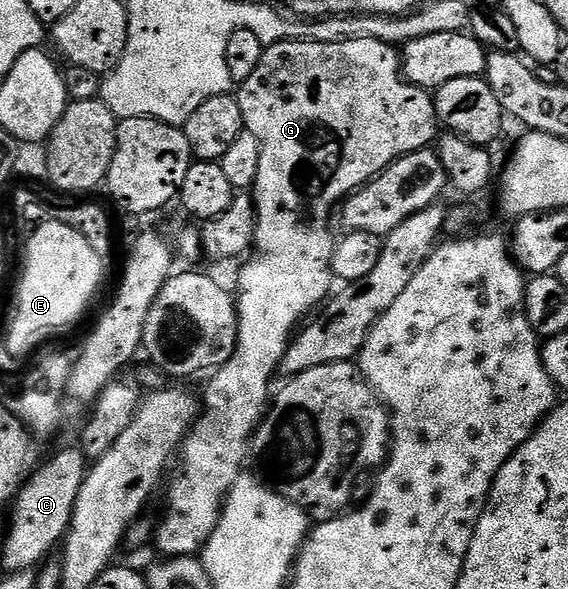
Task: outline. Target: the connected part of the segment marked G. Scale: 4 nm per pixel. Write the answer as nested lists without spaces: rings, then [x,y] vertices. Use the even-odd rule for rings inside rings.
[[[354,38],[350,42],[306,42],[305,40],[281,40],[269,43],[265,47],[262,59],[258,61],[258,67],[254,74],[246,78],[239,85],[238,99],[242,106],[242,118],[244,127],[262,146],[262,159],[258,162],[258,178],[254,185],[254,203],[256,206],[256,243],[251,253],[248,265],[240,272],[240,296],[238,292],[238,338],[234,354],[225,364],[211,373],[208,385],[204,388],[204,400],[202,396],[202,415],[192,425],[190,431],[185,435],[179,449],[178,461],[180,460],[180,472],[172,476],[172,485],[168,488],[168,509],[164,512],[164,521],[154,528],[154,544],[160,551],[159,555],[164,558],[174,556],[196,556],[203,553],[208,545],[208,539],[214,534],[214,530],[220,521],[220,514],[224,510],[224,502],[228,499],[228,491],[240,479],[244,468],[244,455],[250,452],[250,441],[261,420],[266,415],[266,409],[270,404],[270,392],[268,387],[272,384],[272,375],[277,375],[281,362],[289,344],[294,339],[294,333],[301,327],[302,321],[309,315],[311,308],[319,309],[329,299],[333,291],[334,277],[332,275],[332,255],[336,249],[337,237],[332,236],[332,224],[334,228],[334,213],[339,205],[343,204],[357,188],[364,187],[369,180],[374,179],[378,173],[383,172],[398,158],[402,158],[411,152],[417,152],[429,147],[437,139],[438,121],[436,118],[435,99],[425,89],[412,84],[404,76],[402,67],[402,56],[393,45],[386,42],[378,42],[378,38]]]

